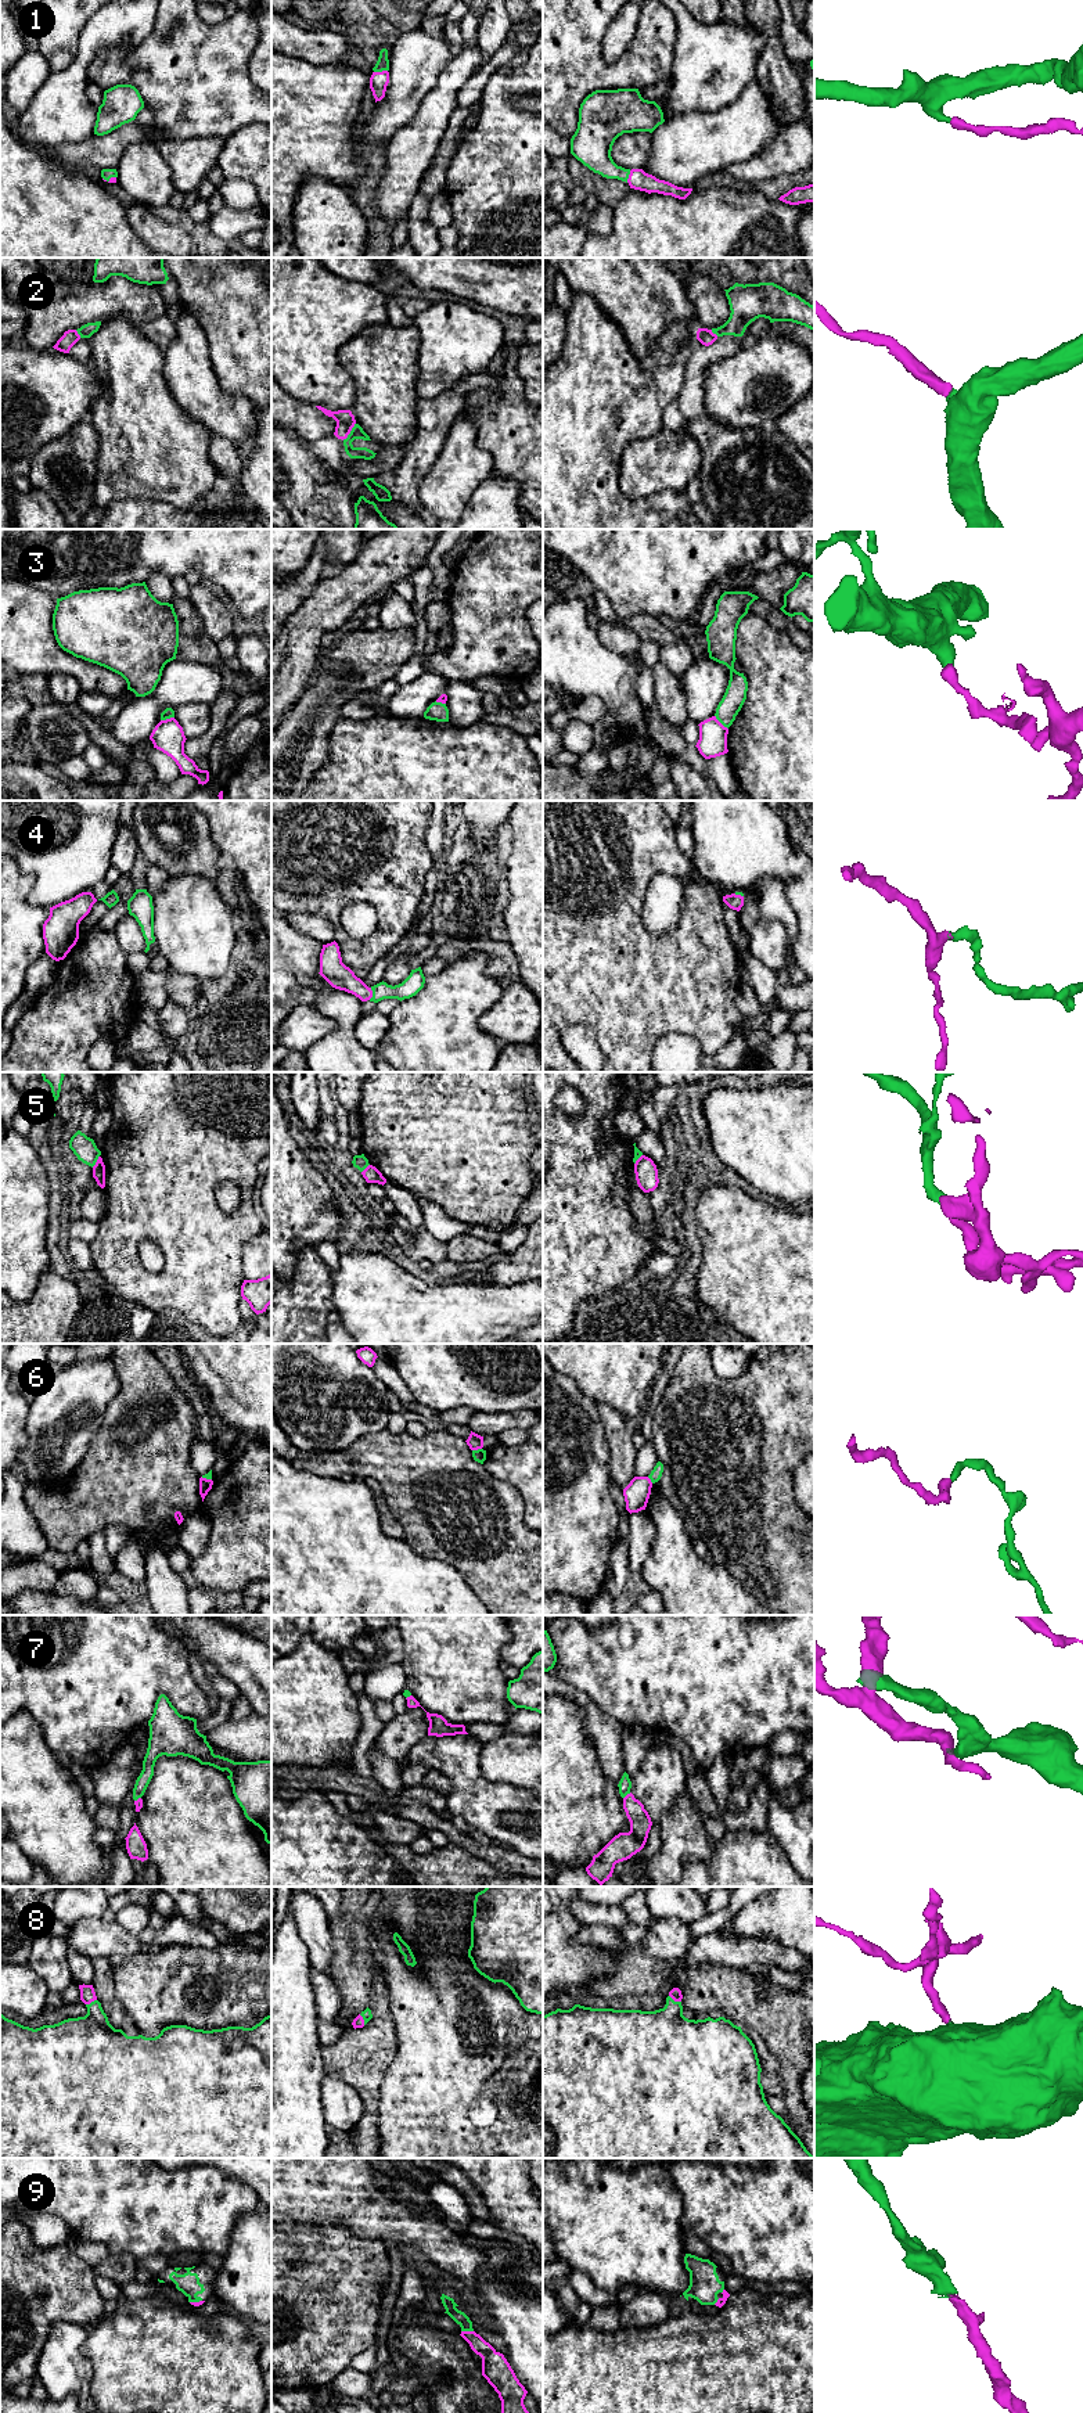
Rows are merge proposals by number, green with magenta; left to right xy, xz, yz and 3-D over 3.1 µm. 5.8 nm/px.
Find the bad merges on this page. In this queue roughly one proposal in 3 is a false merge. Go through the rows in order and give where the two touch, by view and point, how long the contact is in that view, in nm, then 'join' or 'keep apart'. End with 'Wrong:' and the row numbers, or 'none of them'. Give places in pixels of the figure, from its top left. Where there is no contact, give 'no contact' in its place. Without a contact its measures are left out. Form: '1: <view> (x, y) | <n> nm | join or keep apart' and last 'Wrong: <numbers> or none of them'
1: xz (380, 71) | 80 nm | join
2: xz (351, 432) | 130 nm | join
3: yz (720, 722) | 120 nm | keep apart
4: xz (373, 993) | 70 nm | keep apart
5: xy (96, 1161) | 80 nm | keep apart
6: xz (478, 1449) | 60 nm | keep apart
7: yz (626, 1794) | 60 nm | keep apart
8: yz (673, 2000) | 80 nm | join
9: xz (467, 2330) | 70 nm | join
Wrong: 3, 4, 5, 6, 7

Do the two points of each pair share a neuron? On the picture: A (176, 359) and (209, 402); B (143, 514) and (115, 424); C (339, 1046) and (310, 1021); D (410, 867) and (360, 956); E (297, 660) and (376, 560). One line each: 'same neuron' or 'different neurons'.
A: same neuron
B: different neurons
C: different neurons
D: same neuron
E: same neuron

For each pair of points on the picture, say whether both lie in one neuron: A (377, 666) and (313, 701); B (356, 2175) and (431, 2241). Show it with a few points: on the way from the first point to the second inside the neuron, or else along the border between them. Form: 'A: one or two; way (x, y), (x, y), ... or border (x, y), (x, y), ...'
A: one; way (362, 666), (348, 668), (328, 686)
B: one; way (374, 2193), (395, 2214), (413, 2223)

